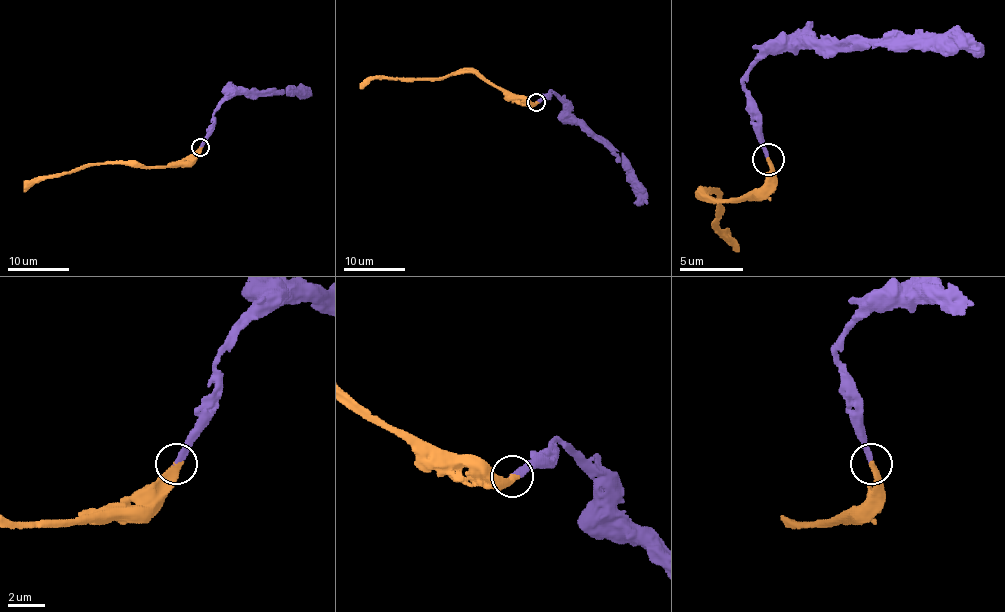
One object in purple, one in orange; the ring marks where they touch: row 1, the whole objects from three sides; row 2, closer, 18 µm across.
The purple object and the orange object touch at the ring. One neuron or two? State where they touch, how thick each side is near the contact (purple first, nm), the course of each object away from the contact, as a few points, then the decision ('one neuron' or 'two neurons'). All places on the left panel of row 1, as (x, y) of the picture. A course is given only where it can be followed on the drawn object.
at (200, 147); 280 nm thick on the purple side, 360 nm on the other; purple runs (200, 148), (206, 129), (213, 123), (214, 109), (226, 97), (239, 93), (310, 94); orange runs (200, 148), (184, 160), (167, 166), (89, 163), (67, 172), (37, 178), (23, 192); one neuron

